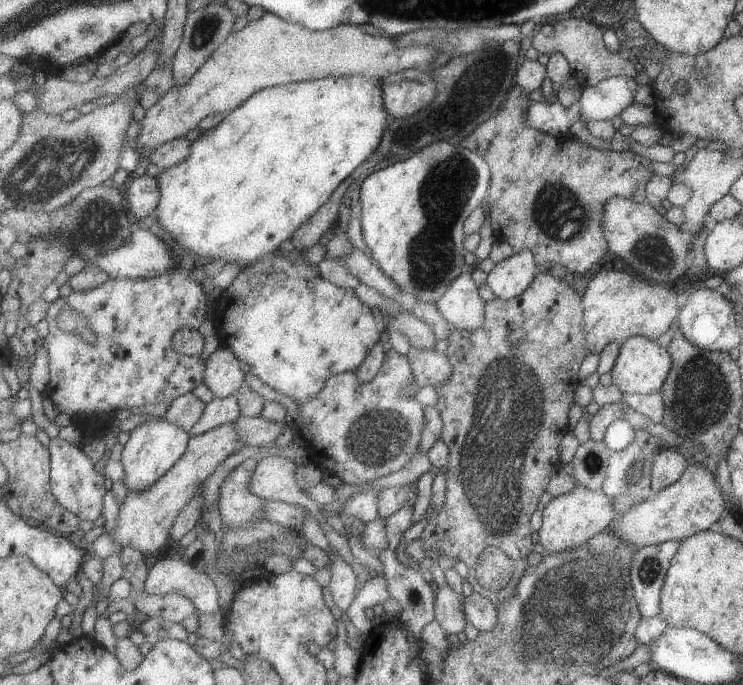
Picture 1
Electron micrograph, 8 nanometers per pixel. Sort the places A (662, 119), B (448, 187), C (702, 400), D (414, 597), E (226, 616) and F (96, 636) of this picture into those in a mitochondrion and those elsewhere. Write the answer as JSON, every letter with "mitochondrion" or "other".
{"A":"other","B":"mitochondrion","C":"mitochondrion","D":"other","E":"other","F":"other"}

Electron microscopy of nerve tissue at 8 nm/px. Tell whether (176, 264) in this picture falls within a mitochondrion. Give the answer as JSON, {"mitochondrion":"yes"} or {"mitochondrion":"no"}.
{"mitochondrion":"no"}

